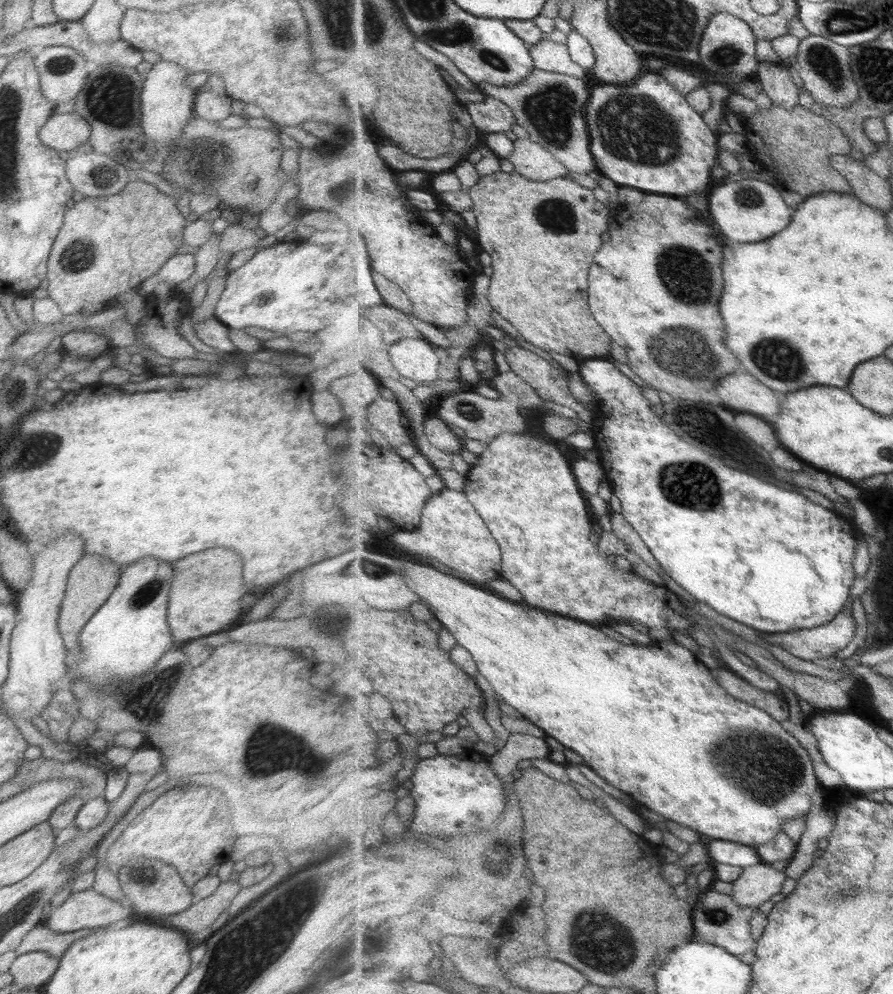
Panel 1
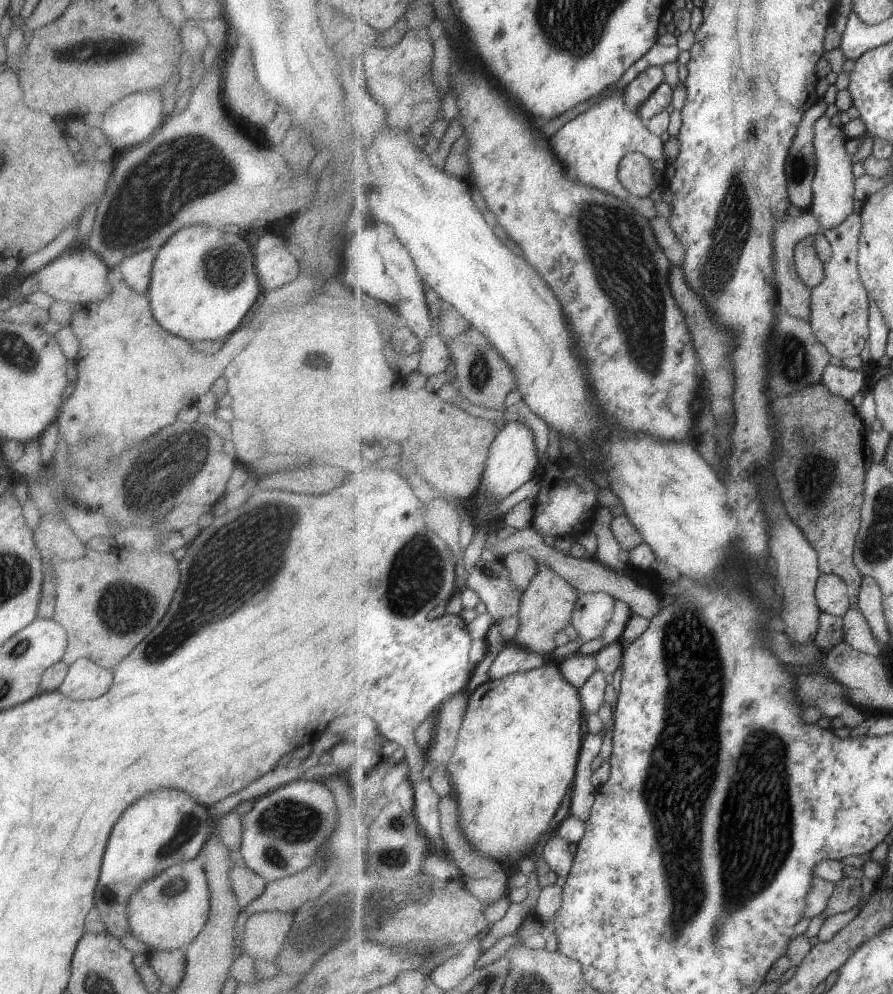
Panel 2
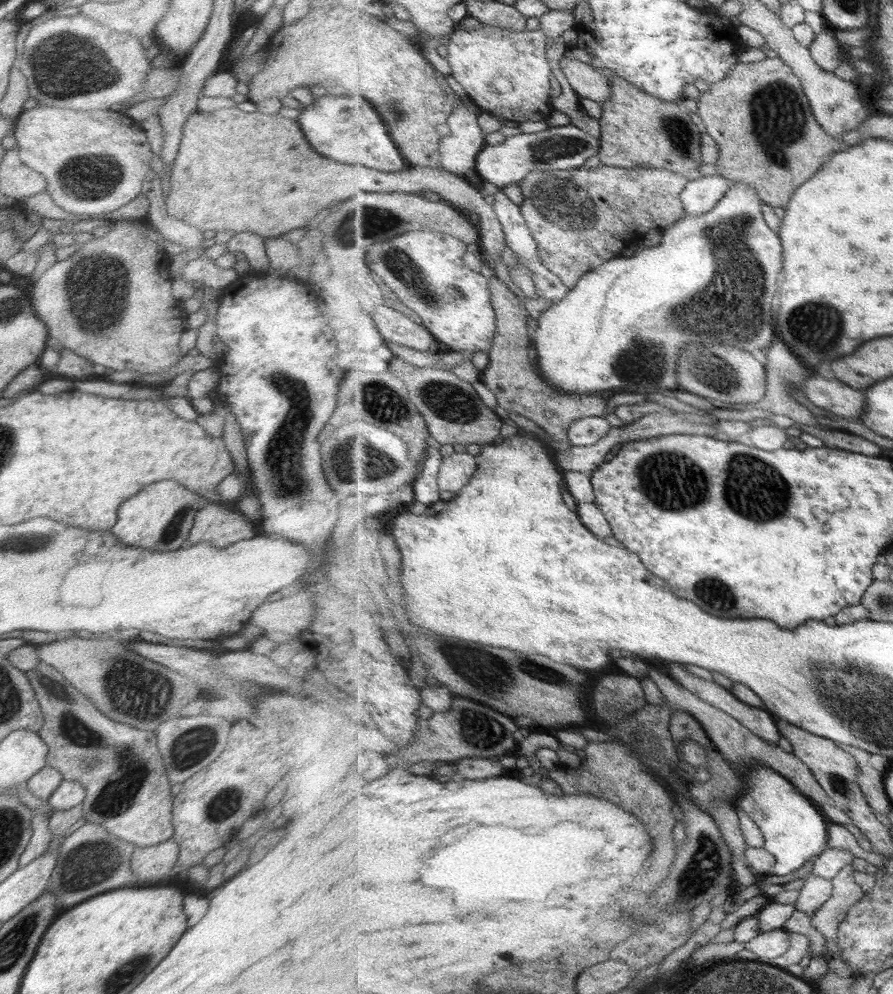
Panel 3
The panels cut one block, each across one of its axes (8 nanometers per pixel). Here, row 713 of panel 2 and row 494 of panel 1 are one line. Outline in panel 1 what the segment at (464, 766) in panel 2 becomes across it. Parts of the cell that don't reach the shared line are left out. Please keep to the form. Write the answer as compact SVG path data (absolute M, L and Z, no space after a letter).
M503 433L493 438L476 458L476 463L465 477L464 490L467 490L469 500L479 510L499 546L503 548L501 575L521 592L524 604L586 623L595 622L596 626L599 622L601 625L613 622L632 625L636 621L651 628L683 630L687 633L689 630L702 630L709 637L709 633L713 632L720 643L741 652L735 646L739 645L739 638L729 638L730 630L704 617L697 607L687 607L677 594L667 587L650 582L640 576L637 570L622 570L611 557L602 554L597 544L591 542L593 516L589 516L587 500L581 494L582 488L579 488L574 468L559 452L555 440L547 435L534 438L531 435Z

